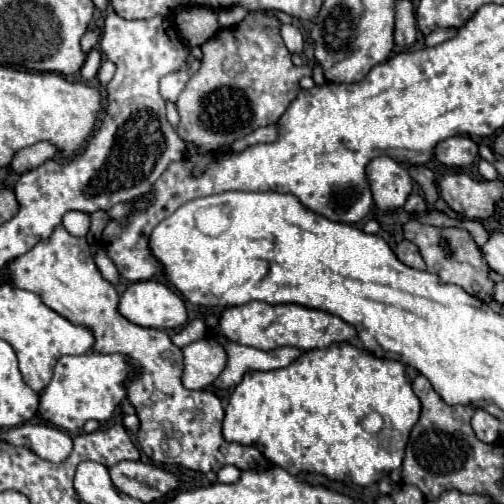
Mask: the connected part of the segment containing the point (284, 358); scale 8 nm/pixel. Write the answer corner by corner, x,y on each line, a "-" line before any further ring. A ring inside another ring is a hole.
218,336
218,340
224,344
224,350
228,354
228,364
224,372
214,380
216,388
232,388
240,384
242,376
250,370
278,370
288,366
292,360
300,356
300,350
292,346
264,352
252,346
240,346
236,342
228,342
222,336

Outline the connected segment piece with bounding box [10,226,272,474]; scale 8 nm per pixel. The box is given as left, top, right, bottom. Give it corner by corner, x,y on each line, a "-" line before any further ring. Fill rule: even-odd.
58,226
48,240
40,240
30,252
10,264
10,280
18,288
40,294
48,308
72,324
88,328
94,334
94,352
122,352
128,358
128,364
134,368
132,380
126,382
128,402
136,408
136,416
140,418
136,436
144,454
154,464
178,464
204,474
210,470
218,472
226,464
256,472
272,468
258,448
234,442
228,444
224,440
224,408
220,406
220,398
208,388
184,388
180,348
170,342
168,334
132,324
118,312
118,292
96,268
86,238
70,236
64,226
-
196,412
200,412
200,416
196,416

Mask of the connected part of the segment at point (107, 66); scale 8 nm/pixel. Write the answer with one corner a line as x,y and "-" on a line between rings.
104,60
102,66
100,66
100,72
98,72
98,80
100,84
108,84
114,76
114,70
116,70
116,64
112,60

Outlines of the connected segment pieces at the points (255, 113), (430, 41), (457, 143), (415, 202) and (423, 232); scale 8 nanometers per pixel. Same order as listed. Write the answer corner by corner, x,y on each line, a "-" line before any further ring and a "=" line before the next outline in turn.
266,10
248,12
240,24
218,30
216,36
200,46
202,66
176,100
180,114
176,132
184,144
214,152
250,134
226,130
256,130
280,120
300,90
300,78
313,73
311,65
292,64
290,52
280,36
280,26
278,16
=
436,30
436,32
432,32
432,34
426,36
424,44
426,44
426,46
436,46
436,44
440,44
440,42
444,42
444,40
448,40
448,38
452,38
454,34
456,34
456,30
=
454,136
440,142
434,150
434,156
444,166
456,166
466,168
474,162
478,154
478,144
470,136
=
410,194
406,204
404,204
404,210
406,212
424,212
426,210
426,200
420,196
420,194
=
408,220
404,224
404,236
420,248
428,272
440,276
444,284
458,284
468,294
480,300
492,300
494,282
488,278
488,264
482,260
480,248
474,244
472,236
460,228
436,228
428,224
420,224
418,220

